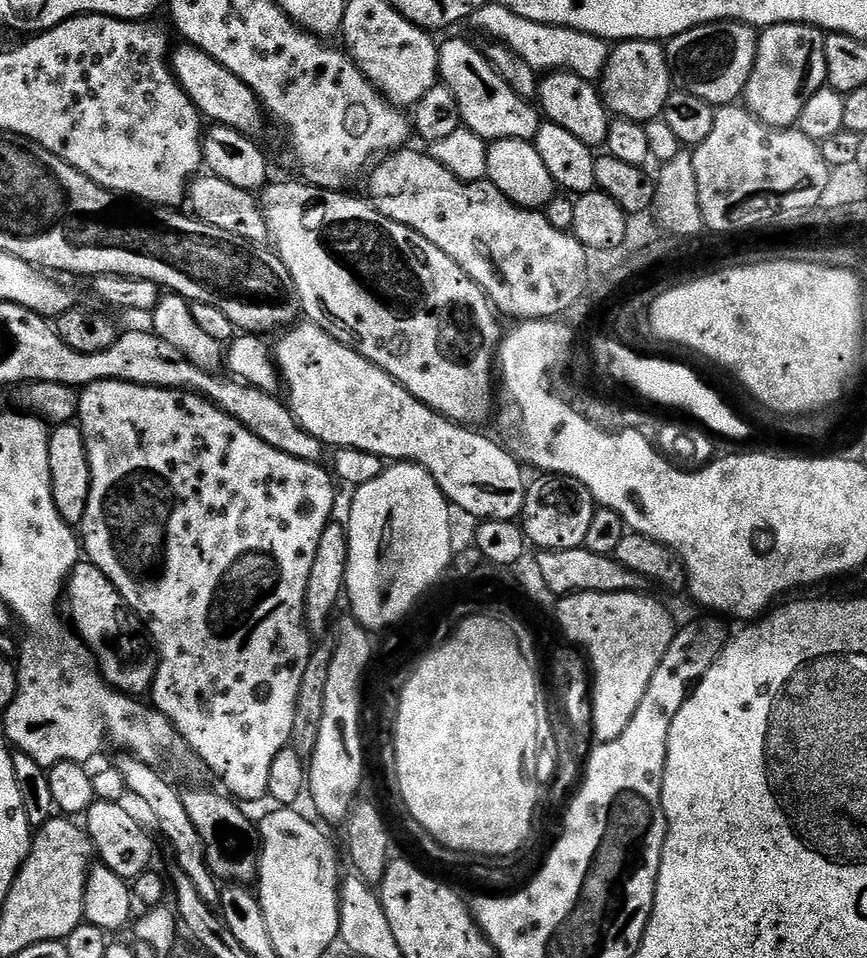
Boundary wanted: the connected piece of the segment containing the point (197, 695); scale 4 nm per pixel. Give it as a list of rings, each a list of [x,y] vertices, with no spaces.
[[[103,380],[102,382],[87,384],[79,393],[78,423],[84,435],[84,445],[86,446],[86,454],[90,462],[90,474],[92,475],[90,498],[86,502],[86,514],[78,526],[78,535],[82,541],[82,548],[86,553],[87,559],[94,566],[98,566],[98,570],[102,570],[102,574],[106,574],[106,578],[110,578],[110,582],[114,582],[118,594],[122,594],[122,598],[128,603],[129,608],[144,621],[148,629],[148,634],[152,638],[154,651],[158,659],[156,661],[156,673],[154,674],[154,682],[152,683],[150,693],[151,707],[161,712],[175,726],[176,733],[188,743],[189,753],[193,757],[197,756],[225,784],[223,787],[237,801],[245,802],[244,800],[265,799],[268,796],[268,787],[270,786],[270,766],[274,766],[274,758],[278,758],[278,754],[283,748],[289,747],[292,743],[294,716],[298,703],[298,690],[302,683],[303,668],[306,666],[314,647],[313,637],[310,635],[308,625],[304,619],[306,582],[310,578],[310,566],[314,566],[314,554],[318,554],[318,541],[322,539],[322,530],[326,530],[326,526],[333,519],[332,507],[336,504],[337,485],[334,483],[333,477],[330,475],[327,467],[321,466],[319,463],[311,464],[305,460],[290,458],[290,454],[282,454],[282,450],[274,450],[274,446],[266,446],[266,442],[262,442],[262,438],[258,438],[253,432],[246,430],[246,426],[242,426],[230,414],[223,412],[217,404],[212,403],[210,400],[205,400],[203,396],[195,392],[187,390],[147,388],[144,384],[131,384],[130,382],[122,382],[121,380]]]

